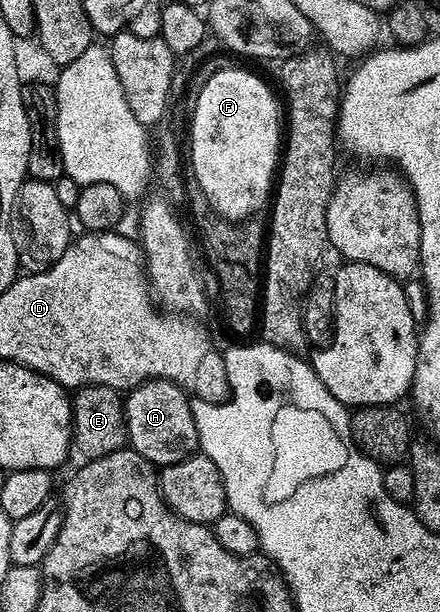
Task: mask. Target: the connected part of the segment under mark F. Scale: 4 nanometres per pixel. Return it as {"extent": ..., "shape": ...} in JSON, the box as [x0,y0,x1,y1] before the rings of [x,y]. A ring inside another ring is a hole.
{"extent":[187,69,283,221],"shape":[[[221,69],[218,73],[213,73],[205,81],[205,86],[197,93],[197,102],[193,105],[193,126],[189,129],[189,153],[187,149],[187,157],[193,160],[192,180],[199,183],[199,187],[203,191],[203,195],[207,195],[207,199],[211,203],[211,207],[221,217],[226,217],[229,221],[244,221],[252,218],[256,209],[261,209],[270,204],[271,190],[275,185],[275,174],[279,169],[279,154],[283,149],[283,113],[279,108],[279,101],[273,98],[273,93],[269,90],[269,85],[261,77],[256,77],[253,73],[248,73],[245,69]]]}

